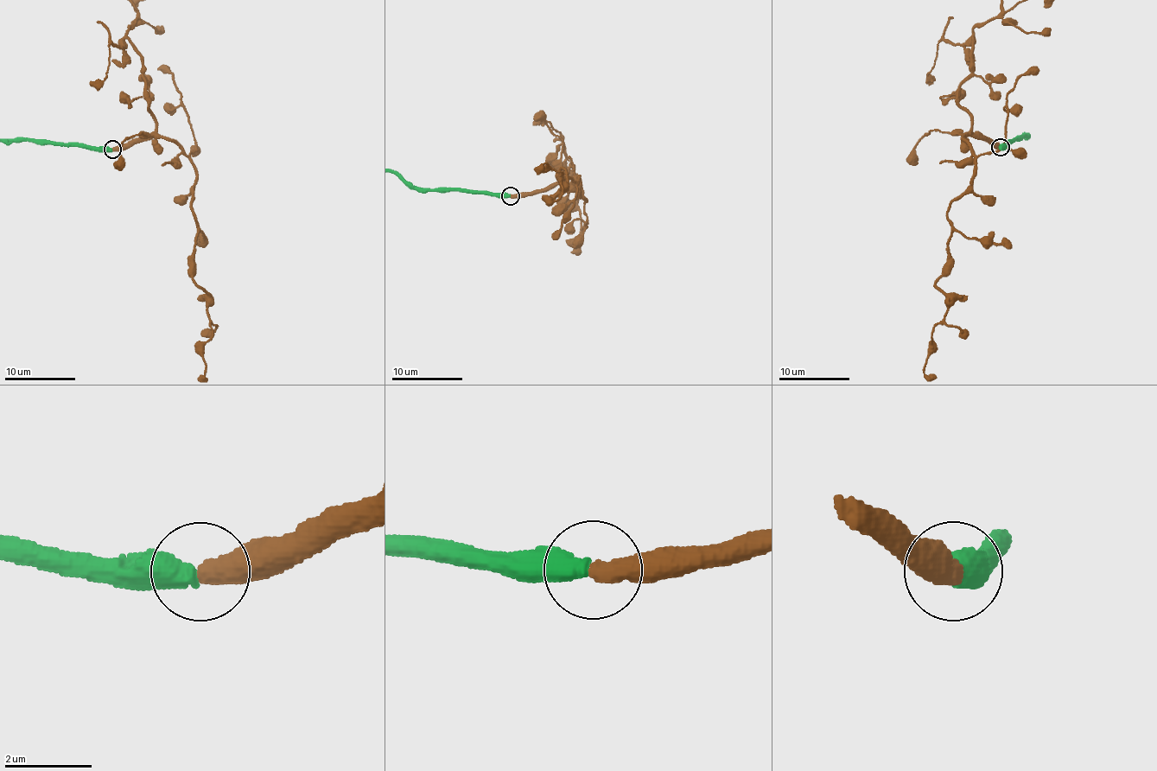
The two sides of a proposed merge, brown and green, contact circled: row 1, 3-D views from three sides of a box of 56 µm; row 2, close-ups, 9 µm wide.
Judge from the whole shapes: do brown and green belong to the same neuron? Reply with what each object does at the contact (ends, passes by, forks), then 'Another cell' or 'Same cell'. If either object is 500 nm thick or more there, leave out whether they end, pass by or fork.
Same cell

